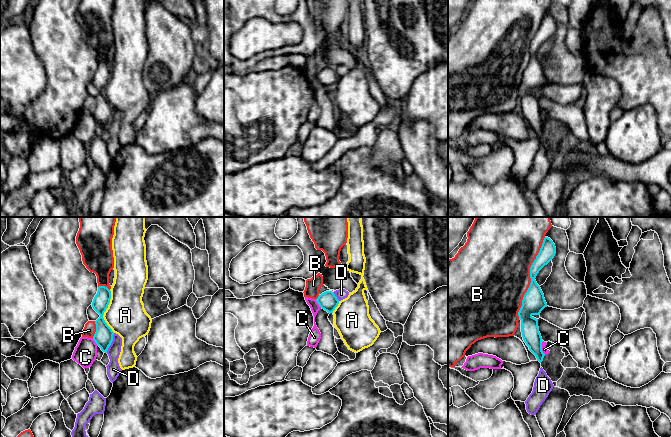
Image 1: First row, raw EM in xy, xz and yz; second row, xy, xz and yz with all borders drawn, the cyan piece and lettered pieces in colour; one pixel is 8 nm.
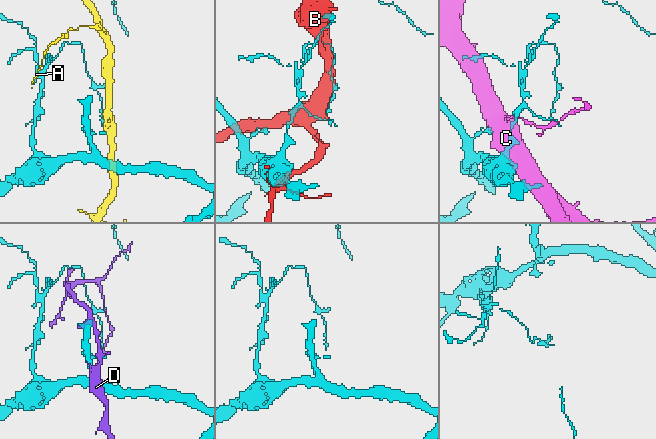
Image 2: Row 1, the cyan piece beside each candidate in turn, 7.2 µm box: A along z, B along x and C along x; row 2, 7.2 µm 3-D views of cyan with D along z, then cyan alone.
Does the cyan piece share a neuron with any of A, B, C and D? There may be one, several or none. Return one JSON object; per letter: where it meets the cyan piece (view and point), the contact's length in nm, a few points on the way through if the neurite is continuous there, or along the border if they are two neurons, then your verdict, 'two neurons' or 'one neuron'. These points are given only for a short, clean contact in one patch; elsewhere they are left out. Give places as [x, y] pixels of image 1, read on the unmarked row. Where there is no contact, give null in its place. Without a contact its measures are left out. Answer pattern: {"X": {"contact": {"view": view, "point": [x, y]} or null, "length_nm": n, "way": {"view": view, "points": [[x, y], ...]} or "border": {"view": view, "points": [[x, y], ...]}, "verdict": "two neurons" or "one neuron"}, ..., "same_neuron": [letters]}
{"A": {"contact": {"view": "xy", "point": [105, 86]}, "length_nm": 340, "verdict": "two neurons"}, "B": {"contact": {"view": "yz", "point": [530, 53]}, "length_nm": 700, "verdict": "two neurons"}, "C": {"contact": {"view": "yz", "point": [541, 124]}, "length_nm": 110, "verdict": "two neurons"}, "D": {"contact": {"view": "xy", "point": [111, 118]}, "length_nm": 170, "verdict": "two neurons"}, "same_neuron": []}

